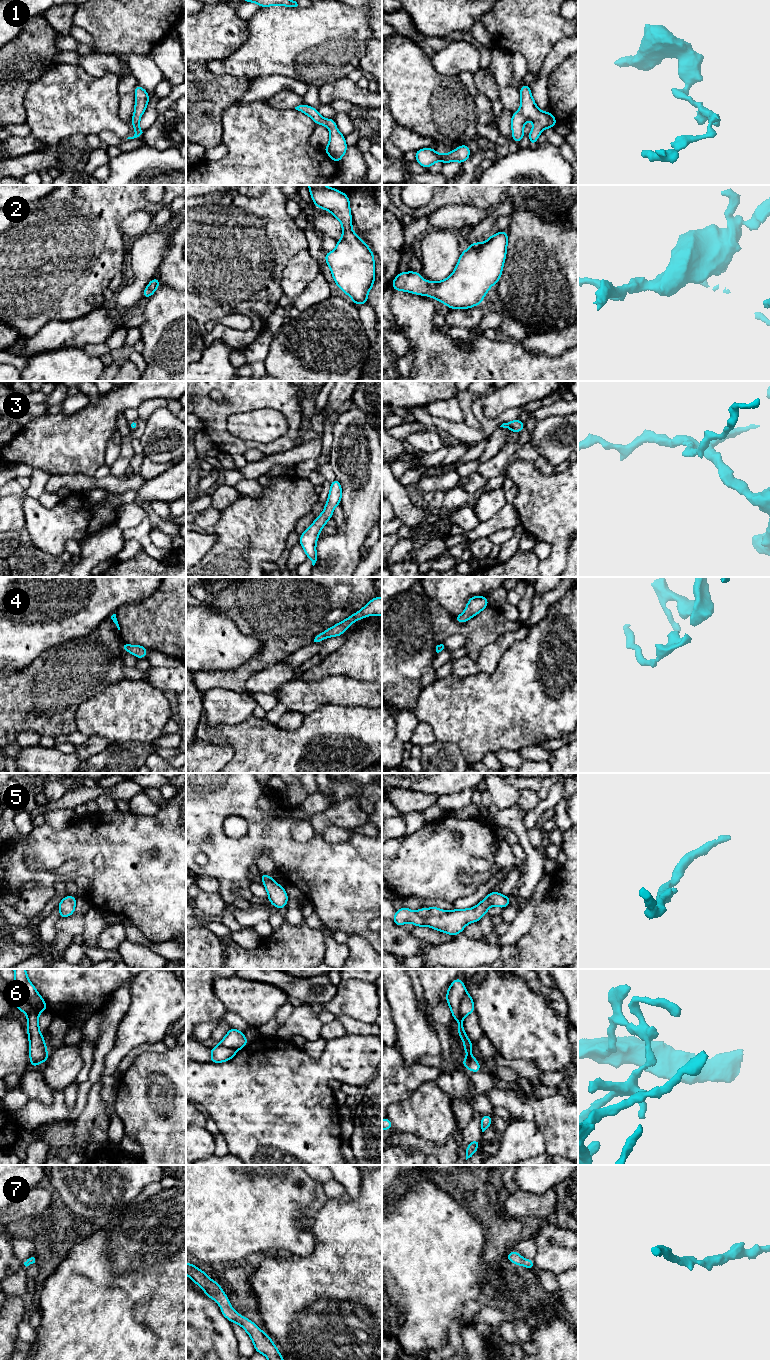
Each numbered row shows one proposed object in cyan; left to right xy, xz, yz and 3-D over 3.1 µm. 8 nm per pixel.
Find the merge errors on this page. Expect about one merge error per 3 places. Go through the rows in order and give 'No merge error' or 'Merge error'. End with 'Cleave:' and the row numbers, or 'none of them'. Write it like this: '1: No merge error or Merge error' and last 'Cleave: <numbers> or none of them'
1: No merge error
2: No merge error
3: No merge error
4: No merge error
5: No merge error
6: Merge error
7: No merge error
Cleave: 6

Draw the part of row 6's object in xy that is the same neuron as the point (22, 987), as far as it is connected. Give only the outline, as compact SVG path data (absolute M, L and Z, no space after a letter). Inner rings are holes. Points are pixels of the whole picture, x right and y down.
M13 969L15 982L11 987L13 992L30 1003L30 1013L27 1015L28 1026L26 1028L29 1038L30 1066L36 1067L41 1062L47 1062L49 1055L45 1039L39 1030L38 1016L42 1011L47 1011L45 1001L37 989L29 981L25 969Z

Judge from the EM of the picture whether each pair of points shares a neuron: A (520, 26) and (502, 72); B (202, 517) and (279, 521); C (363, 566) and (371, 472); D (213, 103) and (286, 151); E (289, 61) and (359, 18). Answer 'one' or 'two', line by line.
A: two
B: two
C: two
D: two
E: one

